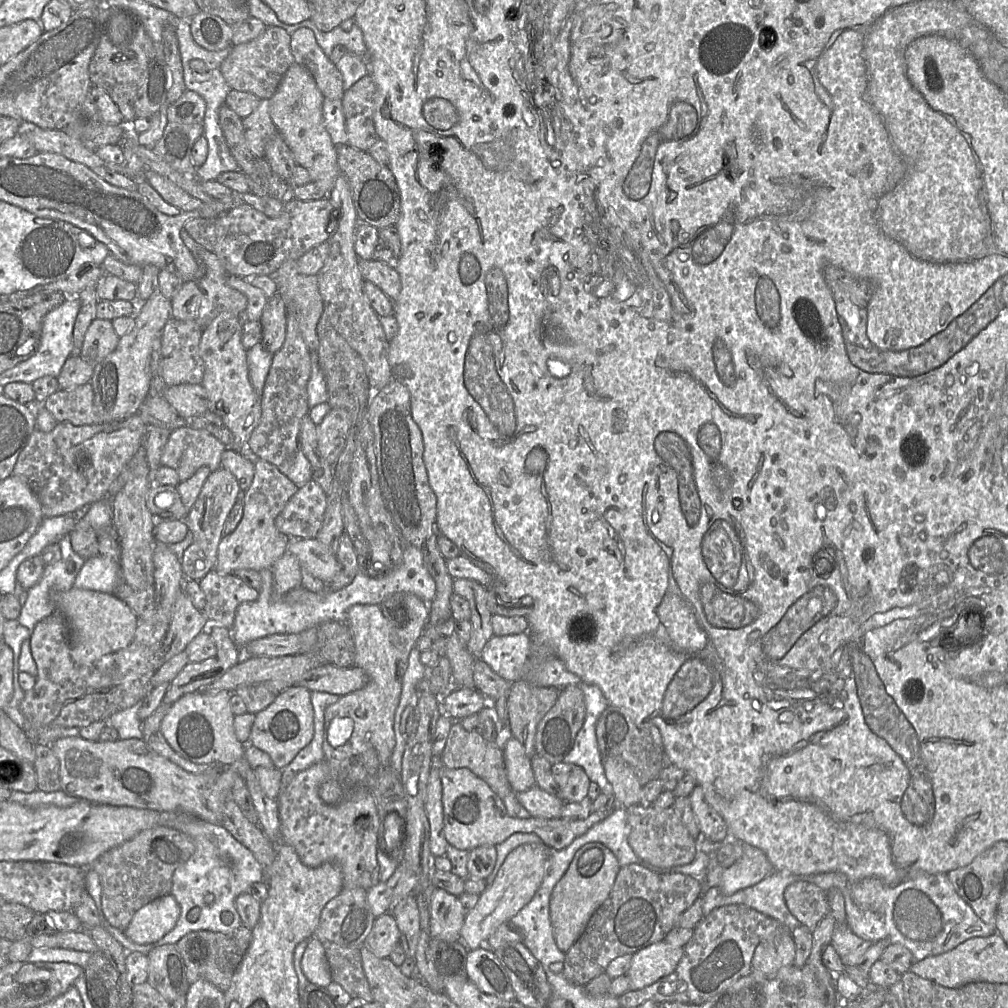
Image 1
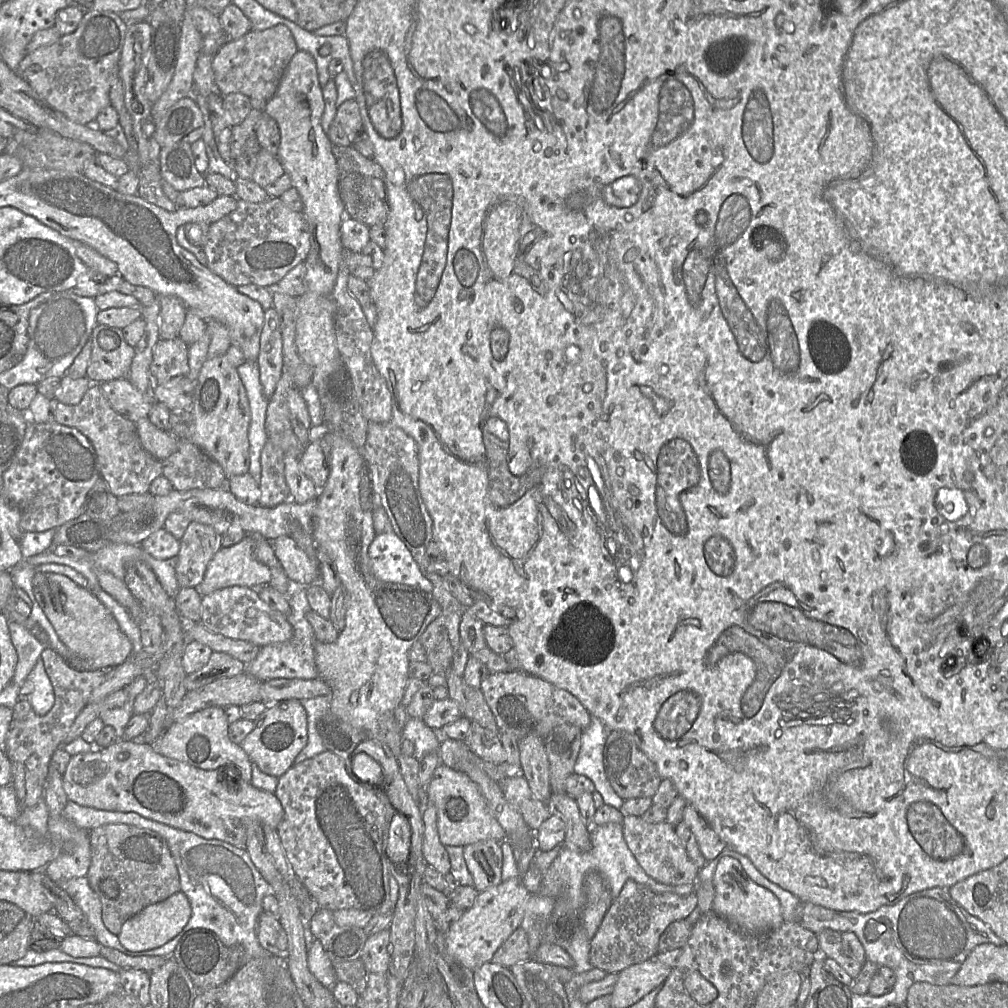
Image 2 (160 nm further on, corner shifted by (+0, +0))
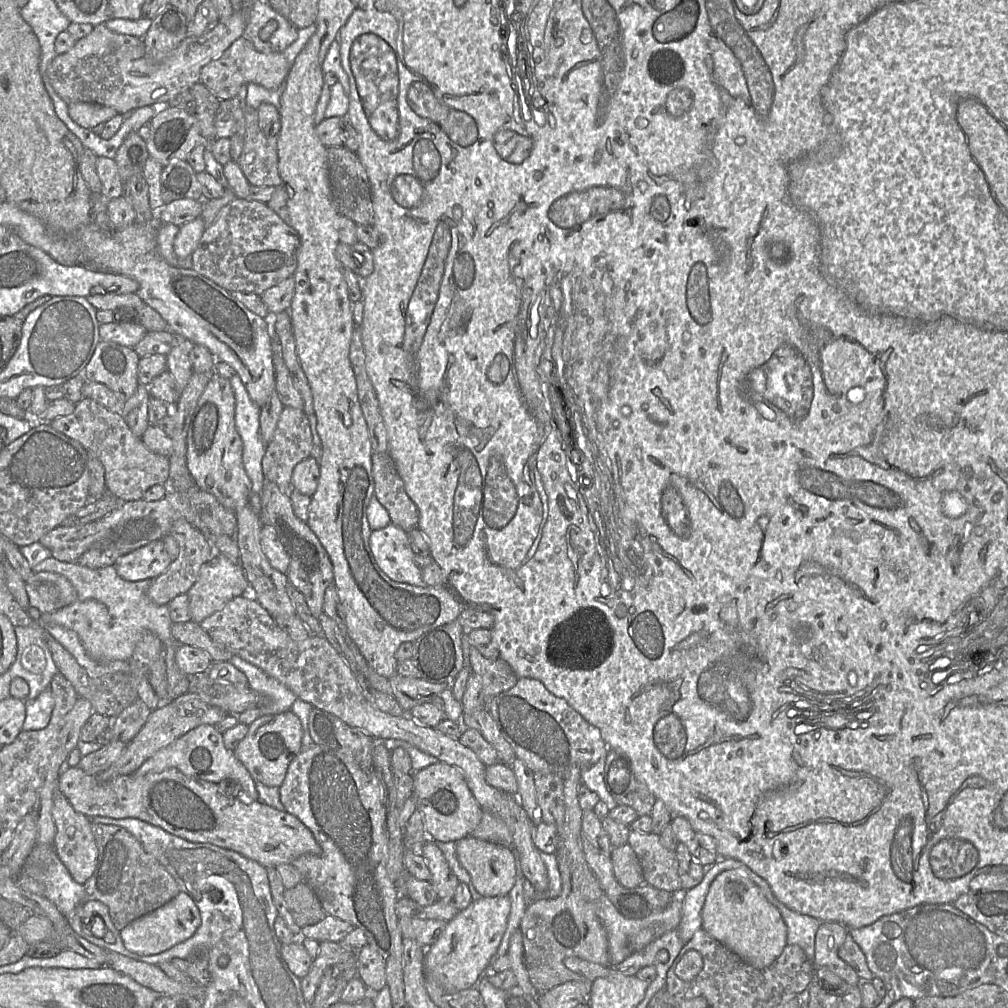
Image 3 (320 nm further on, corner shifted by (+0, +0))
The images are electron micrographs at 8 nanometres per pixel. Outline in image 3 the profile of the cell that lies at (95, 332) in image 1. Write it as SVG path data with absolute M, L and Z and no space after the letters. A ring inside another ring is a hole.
M100 340L86 365L85 380L106 385L124 404L139 385L139 361L133 348Z

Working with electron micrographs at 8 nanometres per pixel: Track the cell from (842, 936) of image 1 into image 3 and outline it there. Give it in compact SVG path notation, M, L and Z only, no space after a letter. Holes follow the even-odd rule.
M821 922L815 934L814 967L826 967L848 985L859 984L855 970L838 955L848 928L838 922Z

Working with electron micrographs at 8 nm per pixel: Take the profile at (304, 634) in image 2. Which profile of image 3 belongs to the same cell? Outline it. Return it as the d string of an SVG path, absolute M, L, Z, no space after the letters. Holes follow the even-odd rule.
M234 655L229 661L245 675L249 687L259 696L259 705L254 707L258 708L260 712L259 717L264 715L280 714L291 709L291 706L297 697L286 686L239 656Z

